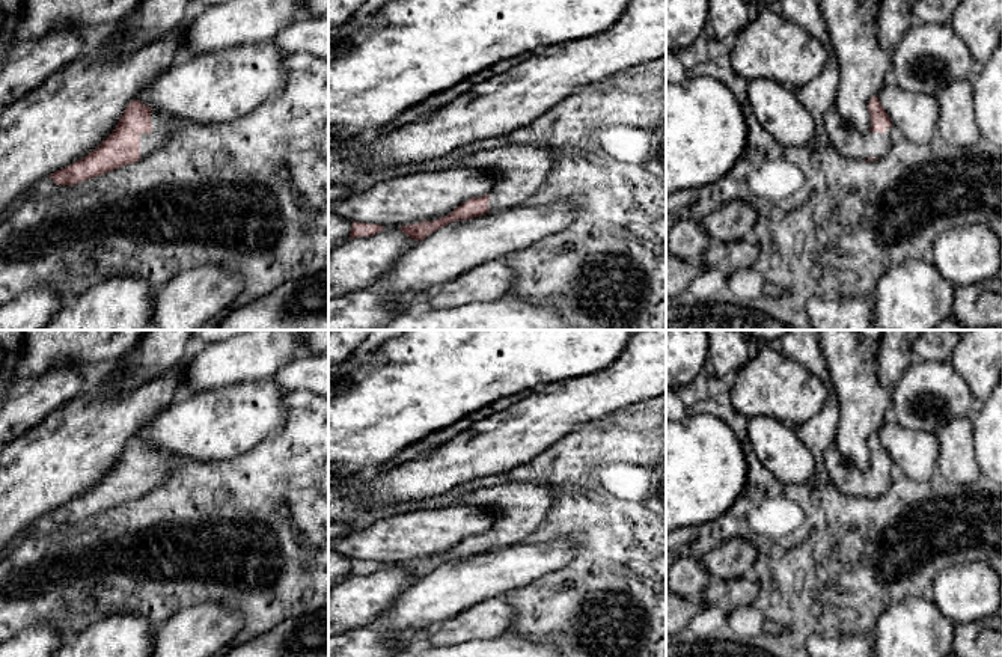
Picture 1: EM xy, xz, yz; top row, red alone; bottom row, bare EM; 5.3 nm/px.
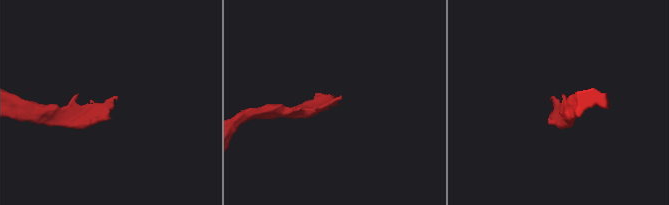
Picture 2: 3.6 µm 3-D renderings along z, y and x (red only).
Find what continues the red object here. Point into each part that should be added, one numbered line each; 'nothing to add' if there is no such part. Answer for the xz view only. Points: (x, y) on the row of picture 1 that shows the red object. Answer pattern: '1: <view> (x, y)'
1: xz (520, 171)

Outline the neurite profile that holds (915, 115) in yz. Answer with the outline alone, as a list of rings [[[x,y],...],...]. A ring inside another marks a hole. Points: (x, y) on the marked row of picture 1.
[[[883,86],[877,95],[892,125],[912,143],[927,143],[937,136],[939,104],[928,93],[918,93],[901,86]]]

